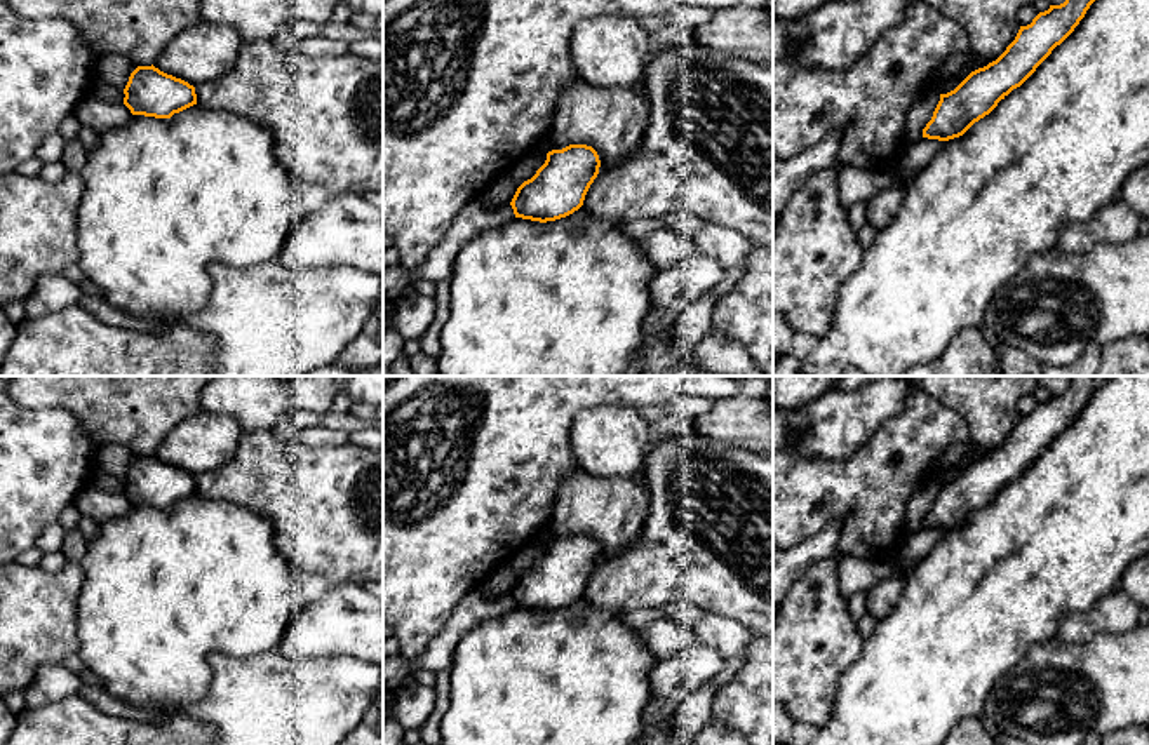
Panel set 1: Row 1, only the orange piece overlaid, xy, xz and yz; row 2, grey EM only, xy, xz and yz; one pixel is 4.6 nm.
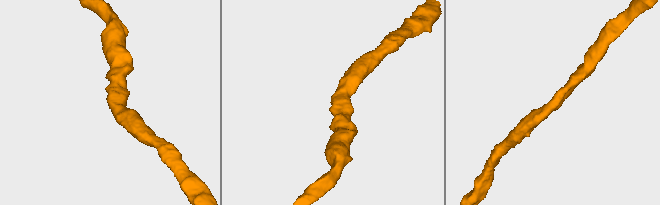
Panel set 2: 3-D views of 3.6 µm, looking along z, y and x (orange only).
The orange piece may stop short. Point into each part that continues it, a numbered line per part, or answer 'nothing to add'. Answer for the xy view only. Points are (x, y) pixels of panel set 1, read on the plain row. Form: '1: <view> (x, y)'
1: xy (162, 587)

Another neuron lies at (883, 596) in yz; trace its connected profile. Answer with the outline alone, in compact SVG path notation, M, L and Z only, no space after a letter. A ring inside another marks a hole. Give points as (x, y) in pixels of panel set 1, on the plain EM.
M890 576L877 581L872 588L867 590L867 613L876 620L888 616L902 595L904 587L904 576Z

